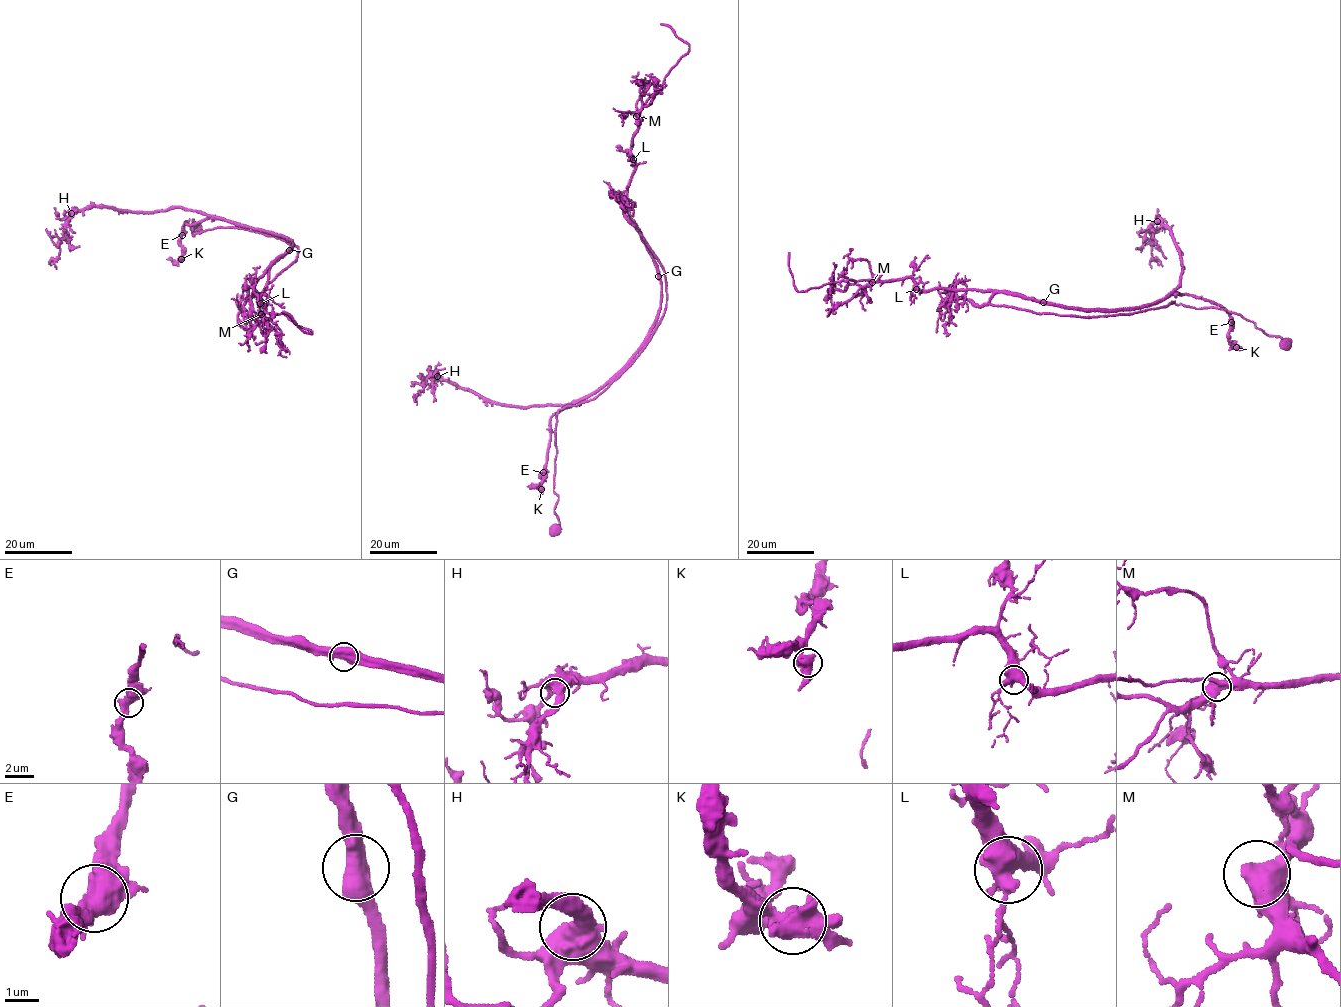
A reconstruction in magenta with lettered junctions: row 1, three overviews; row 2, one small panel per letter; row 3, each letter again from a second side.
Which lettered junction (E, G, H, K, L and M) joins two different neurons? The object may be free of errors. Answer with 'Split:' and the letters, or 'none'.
Split: G

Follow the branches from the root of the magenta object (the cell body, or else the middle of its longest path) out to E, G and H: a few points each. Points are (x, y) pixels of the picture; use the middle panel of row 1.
E: (554, 528), (557, 413), (603, 391), (666, 307), (639, 229), (661, 284), (655, 325), (552, 416), (543, 472)
G: (554, 528), (557, 413), (603, 391), (642, 349), (666, 307), (665, 271), (639, 229), (658, 276)
H: (554, 528), (557, 413), (603, 391), (666, 307), (639, 229), (660, 309), (598, 389), (505, 406), (437, 376)

